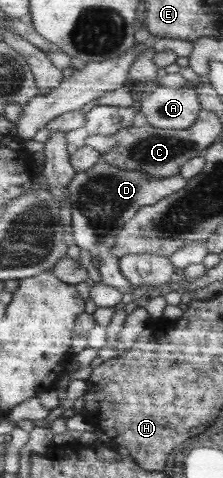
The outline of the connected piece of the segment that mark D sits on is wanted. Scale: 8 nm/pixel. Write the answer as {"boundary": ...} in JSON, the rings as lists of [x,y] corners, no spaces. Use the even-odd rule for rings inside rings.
{"boundary":[[[108,161],[97,162],[90,169],[75,175],[68,188],[72,207],[73,240],[80,249],[90,252],[92,258],[102,258],[102,263],[98,268],[100,283],[112,286],[122,293],[134,290],[133,284],[130,284],[120,273],[118,259],[109,254],[116,241],[117,231],[124,226],[126,221],[136,215],[139,208],[155,205],[162,198],[185,188],[187,182],[188,180],[179,174],[168,177],[150,177],[142,171],[122,169]]]}

